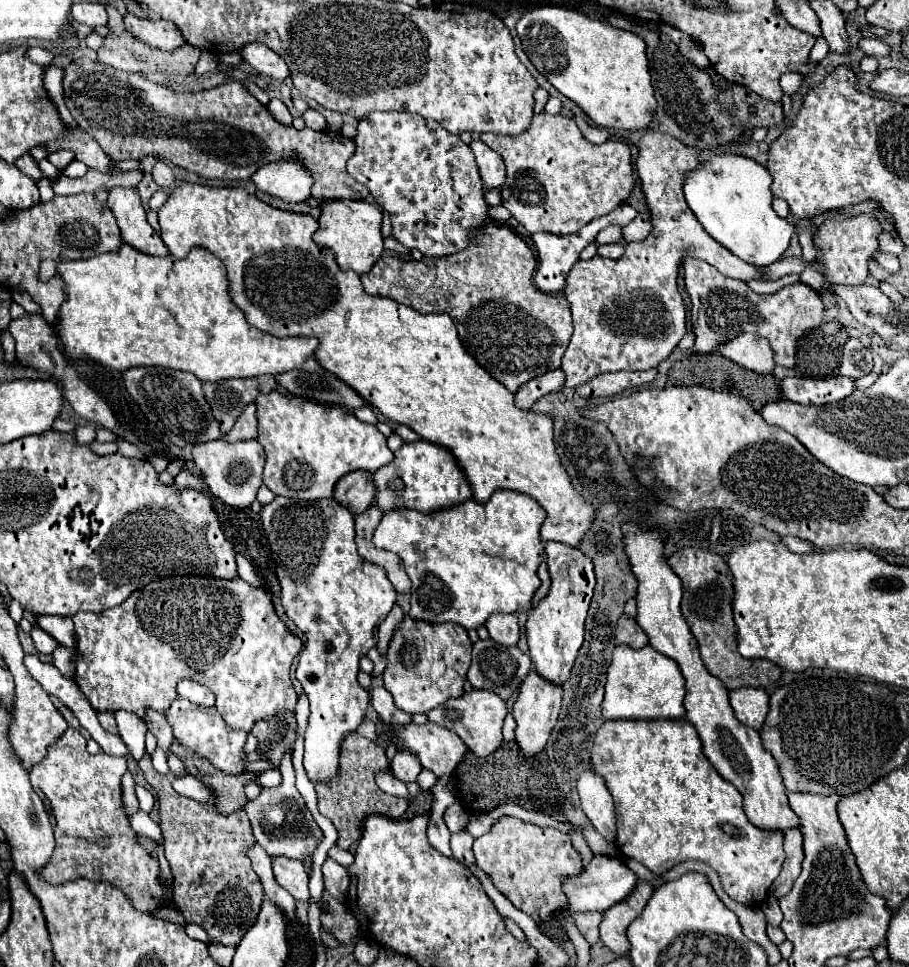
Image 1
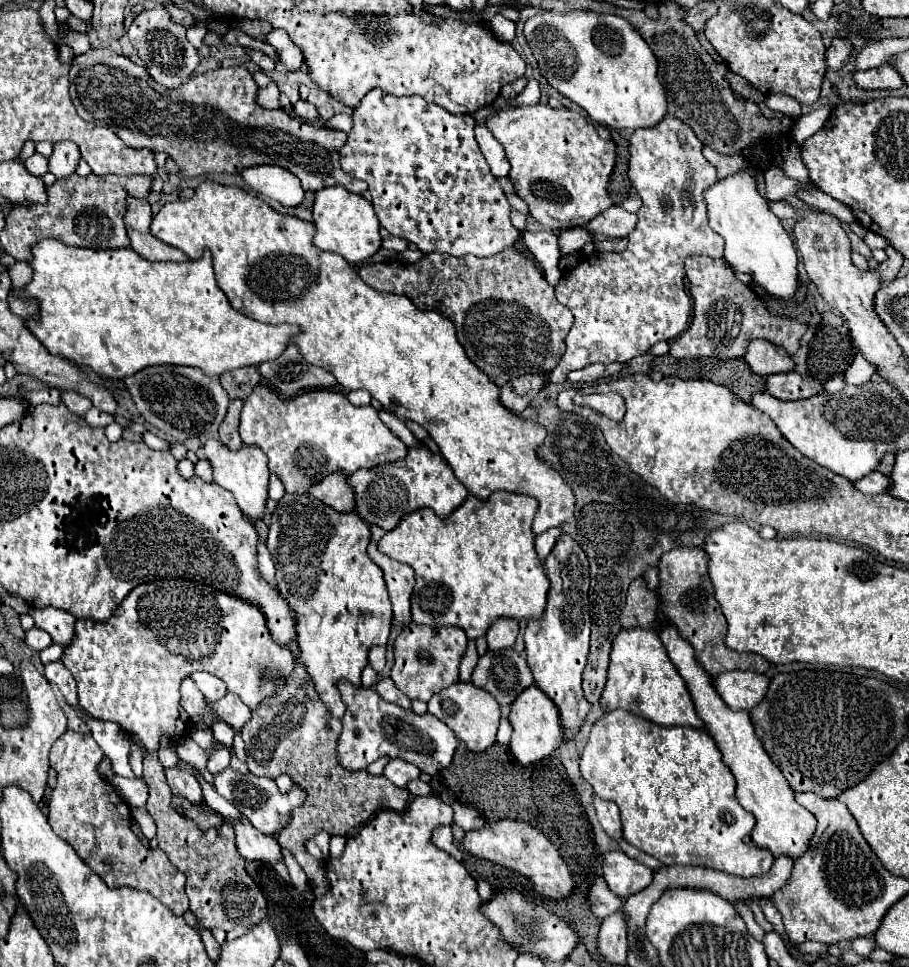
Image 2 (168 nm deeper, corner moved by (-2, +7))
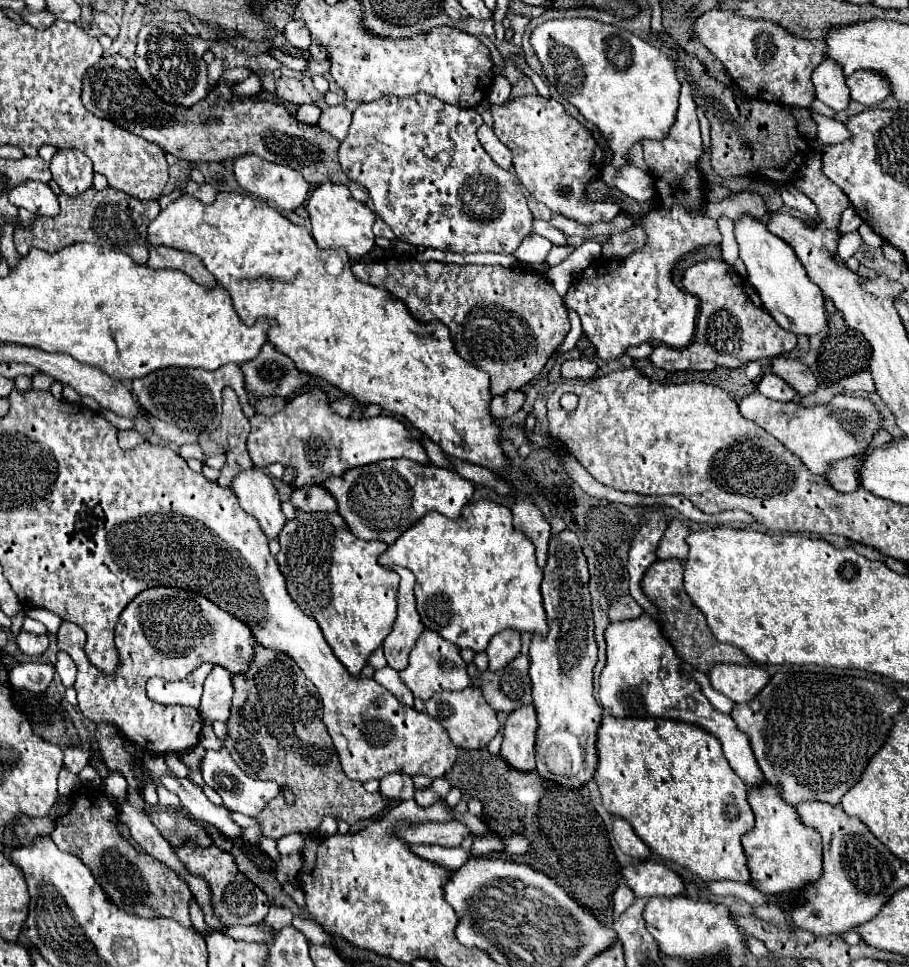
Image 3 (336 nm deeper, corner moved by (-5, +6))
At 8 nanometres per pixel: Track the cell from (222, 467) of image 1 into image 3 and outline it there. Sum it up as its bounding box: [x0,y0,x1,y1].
[231,469,287,539]

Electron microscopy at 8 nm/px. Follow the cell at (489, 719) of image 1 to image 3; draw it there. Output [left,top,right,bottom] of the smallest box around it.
[425,687,501,749]

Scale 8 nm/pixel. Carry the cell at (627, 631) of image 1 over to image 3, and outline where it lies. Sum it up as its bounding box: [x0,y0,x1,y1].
[609,595,643,621]

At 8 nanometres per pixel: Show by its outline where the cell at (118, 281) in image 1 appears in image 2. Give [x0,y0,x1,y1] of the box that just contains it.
[12,238,298,380]

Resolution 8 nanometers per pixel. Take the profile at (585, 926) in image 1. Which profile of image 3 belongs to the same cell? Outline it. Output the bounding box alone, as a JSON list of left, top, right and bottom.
[613,885,635,915]

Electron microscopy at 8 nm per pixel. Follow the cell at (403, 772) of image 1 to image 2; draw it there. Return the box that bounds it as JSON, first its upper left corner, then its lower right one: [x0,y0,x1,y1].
[384,760,420,788]

